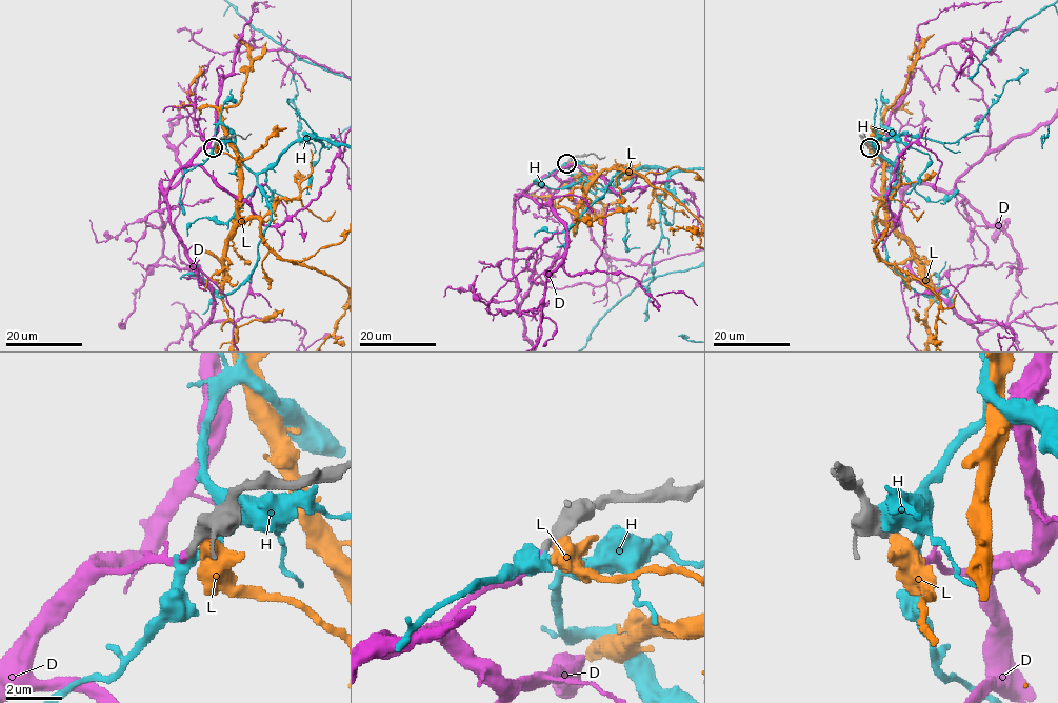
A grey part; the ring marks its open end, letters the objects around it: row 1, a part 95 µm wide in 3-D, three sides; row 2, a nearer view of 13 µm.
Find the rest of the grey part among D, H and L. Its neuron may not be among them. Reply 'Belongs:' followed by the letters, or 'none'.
Belongs: D

